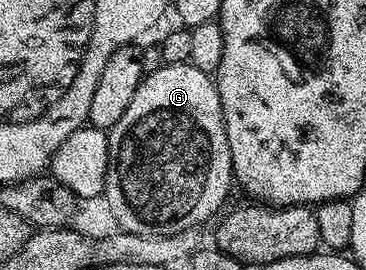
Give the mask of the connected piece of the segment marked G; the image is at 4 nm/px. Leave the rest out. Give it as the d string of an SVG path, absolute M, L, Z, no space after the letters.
M165 63L156 71L145 74L144 79L138 85L138 89L131 99L130 105L126 105L126 113L122 113L115 125L109 127L108 133L108 168L106 169L106 185L104 195L110 201L111 212L117 221L119 230L138 233L139 235L173 235L183 231L191 231L199 228L199 223L207 219L215 220L216 213L228 197L228 190L234 187L234 176L232 174L232 158L230 157L230 145L224 128L224 114L218 97L216 80L209 72L198 69L193 63Z

